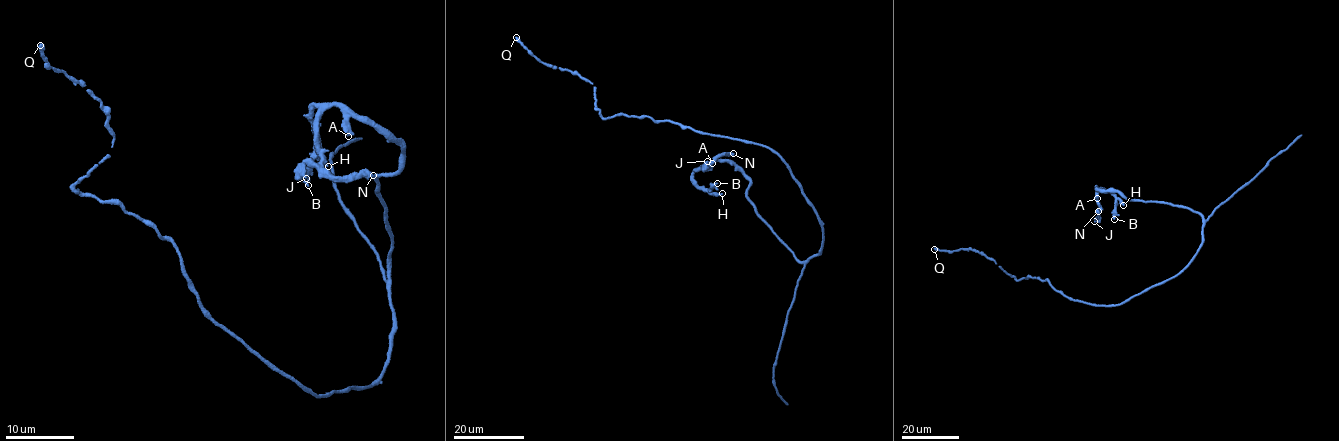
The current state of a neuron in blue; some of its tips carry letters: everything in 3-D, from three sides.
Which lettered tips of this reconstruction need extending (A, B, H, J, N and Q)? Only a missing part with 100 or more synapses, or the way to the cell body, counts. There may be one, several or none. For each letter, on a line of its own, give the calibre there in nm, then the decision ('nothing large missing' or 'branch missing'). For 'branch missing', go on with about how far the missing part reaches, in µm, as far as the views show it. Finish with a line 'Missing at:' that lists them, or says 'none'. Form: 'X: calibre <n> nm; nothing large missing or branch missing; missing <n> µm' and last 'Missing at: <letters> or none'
A: calibre 650 nm; nothing large missing
B: calibre 180 nm; nothing large missing
H: calibre 200 nm; nothing large missing
J: calibre 340 nm; nothing large missing
N: calibre 550 nm; nothing large missing
Q: calibre 480 nm; nothing large missing
Missing at: none

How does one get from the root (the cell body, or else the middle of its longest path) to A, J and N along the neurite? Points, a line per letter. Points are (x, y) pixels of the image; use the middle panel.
A: (797, 183), (823, 235), (819, 253), (801, 262), (757, 213), (749, 177), (712, 163)
J: (797, 183), (823, 235), (819, 253), (801, 262), (757, 213), (749, 177), (722, 160), (695, 170), (707, 161)
N: (797, 183), (823, 235), (819, 253), (801, 262), (757, 213), (749, 177), (722, 160), (695, 170), (733, 153)

